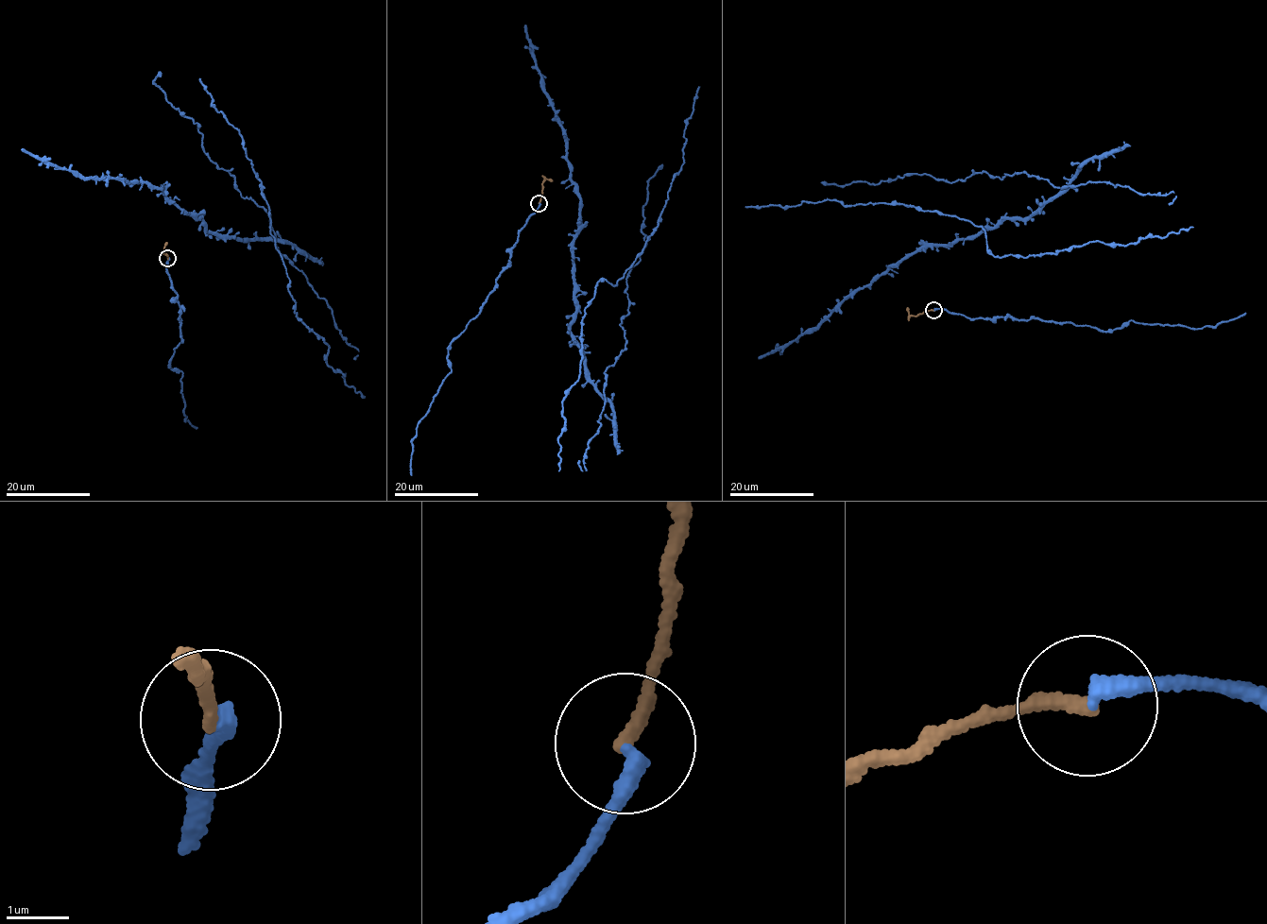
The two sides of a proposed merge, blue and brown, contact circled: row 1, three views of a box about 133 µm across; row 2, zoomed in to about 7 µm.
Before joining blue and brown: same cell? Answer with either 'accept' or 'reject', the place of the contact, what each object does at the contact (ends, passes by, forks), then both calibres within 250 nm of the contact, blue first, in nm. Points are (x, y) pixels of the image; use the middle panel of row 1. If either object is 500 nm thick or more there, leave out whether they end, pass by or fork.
accept; place (539, 203); blue ends; brown ends; calibres 280 and 220 nm

